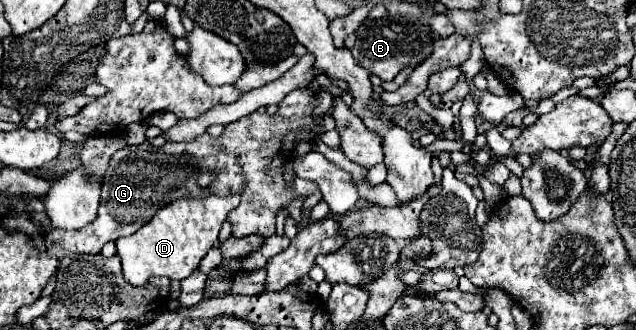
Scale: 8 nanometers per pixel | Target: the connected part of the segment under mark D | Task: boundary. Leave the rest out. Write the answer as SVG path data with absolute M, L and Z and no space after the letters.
M239 195L177 199L171 205L165 205L147 225L143 225L143 229L139 229L139 233L133 233L131 237L121 237L115 243L117 255L121 257L123 265L123 277L135 287L145 285L147 279L153 275L163 275L177 281L189 277L193 271L197 271L199 261L205 257L205 253L217 243L217 235L227 213L237 205Z

